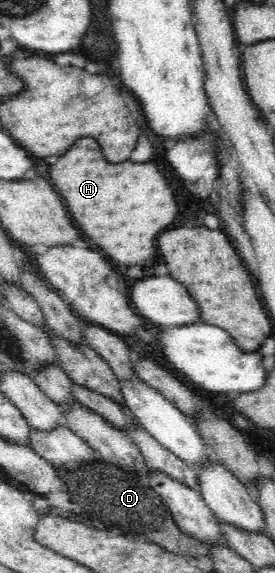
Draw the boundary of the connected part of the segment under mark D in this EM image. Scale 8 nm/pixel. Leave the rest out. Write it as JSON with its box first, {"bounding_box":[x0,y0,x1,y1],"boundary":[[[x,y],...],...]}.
{"bounding_box":[57,460,211,557],"boundary":[[[102,460],[83,465],[75,471],[57,470],[57,476],[67,482],[67,493],[70,500],[81,507],[80,515],[91,522],[85,524],[97,530],[110,530],[120,532],[130,539],[142,539],[146,543],[157,544],[163,550],[177,555],[189,557],[210,557],[211,550],[190,535],[183,533],[174,522],[173,516],[168,512],[162,497],[150,487],[148,477],[123,471],[114,465]]]}

